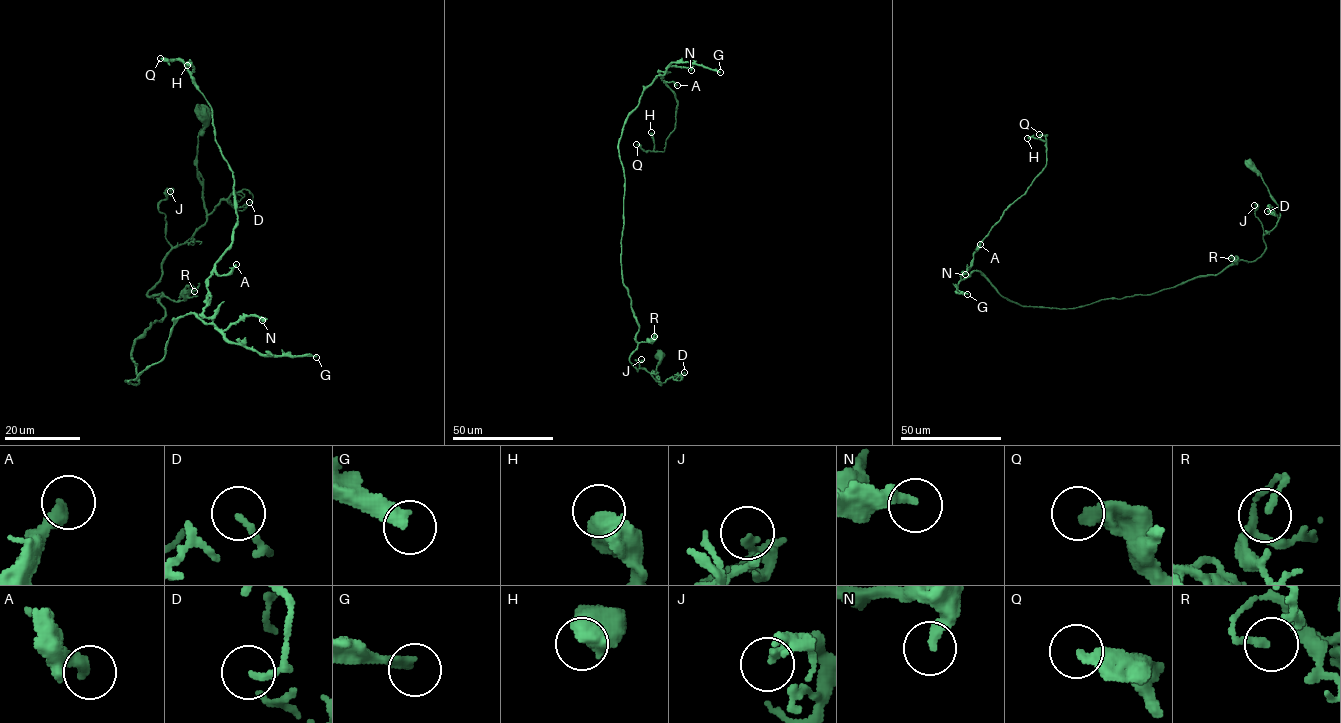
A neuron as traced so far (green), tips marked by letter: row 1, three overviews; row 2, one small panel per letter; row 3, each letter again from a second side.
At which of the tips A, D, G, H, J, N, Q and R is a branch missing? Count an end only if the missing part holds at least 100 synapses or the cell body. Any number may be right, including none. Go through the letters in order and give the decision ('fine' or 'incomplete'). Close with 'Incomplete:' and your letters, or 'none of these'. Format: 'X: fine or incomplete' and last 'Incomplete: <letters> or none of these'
A: fine
D: fine
G: incomplete
H: fine
J: fine
N: fine
Q: fine
R: fine
Incomplete: G

